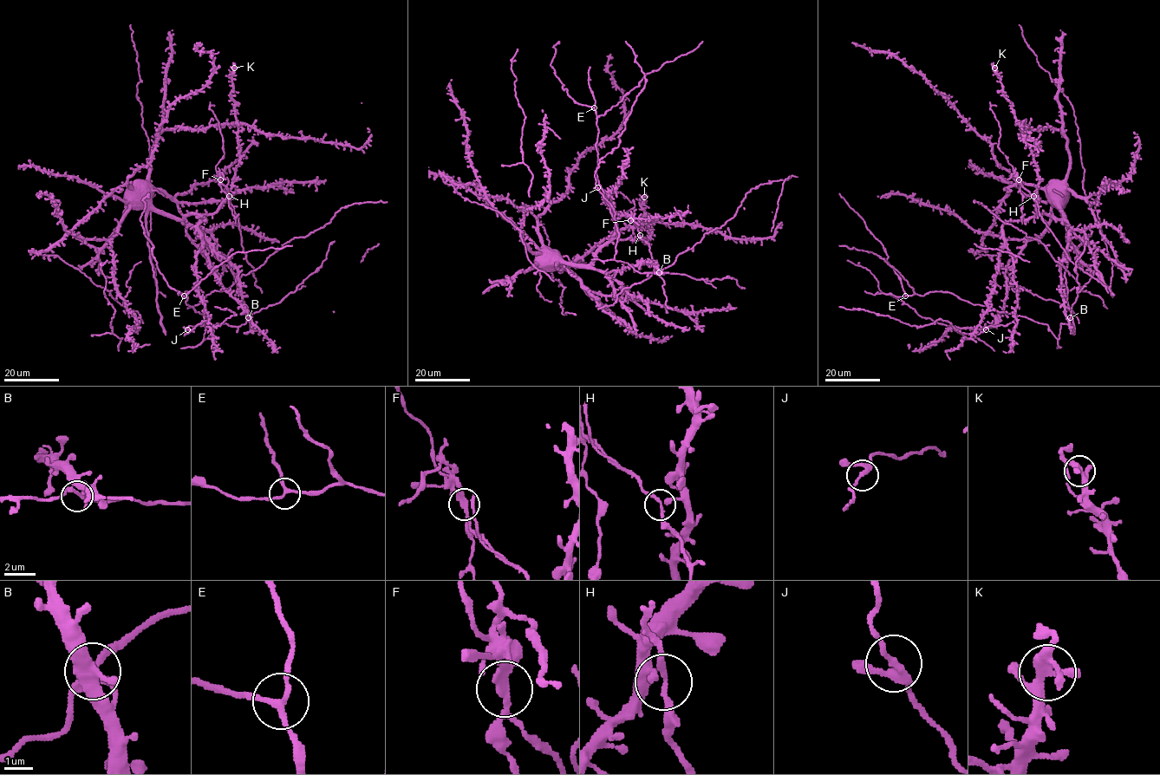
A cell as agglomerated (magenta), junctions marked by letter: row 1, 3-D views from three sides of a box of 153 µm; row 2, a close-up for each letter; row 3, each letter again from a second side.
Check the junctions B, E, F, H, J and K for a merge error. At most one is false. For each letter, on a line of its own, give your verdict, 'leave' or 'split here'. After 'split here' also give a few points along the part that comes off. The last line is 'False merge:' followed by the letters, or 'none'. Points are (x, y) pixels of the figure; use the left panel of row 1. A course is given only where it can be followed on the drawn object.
B: leave
E: leave
F: split here; foreign part runs (220, 179), (221, 188), (227, 194), (235, 224)
H: leave
J: leave
K: leave
False merge: F

